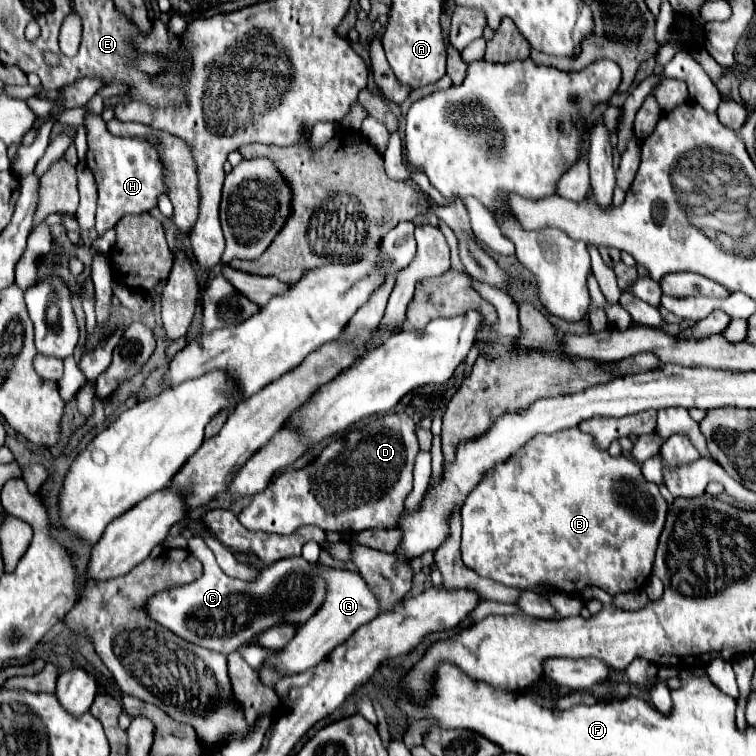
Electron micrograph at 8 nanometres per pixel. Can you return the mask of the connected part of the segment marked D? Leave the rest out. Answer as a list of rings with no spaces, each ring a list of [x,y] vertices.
[[[406,413],[384,415],[358,431],[350,431],[346,437],[334,439],[314,459],[314,463],[298,471],[284,471],[278,477],[274,477],[264,491],[252,497],[250,505],[240,513],[238,519],[246,529],[276,535],[290,535],[304,525],[314,525],[322,531],[336,531],[342,535],[354,535],[366,529],[392,527],[404,507],[404,499],[412,491],[412,469],[418,451],[420,449],[414,421]]]

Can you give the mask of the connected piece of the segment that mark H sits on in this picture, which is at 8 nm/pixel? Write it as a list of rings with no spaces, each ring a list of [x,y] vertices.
[[[92,111],[84,117],[84,129],[88,139],[86,163],[98,183],[96,233],[102,237],[108,229],[114,229],[124,215],[148,213],[158,205],[158,197],[168,191],[166,171],[154,141],[142,137],[114,137],[108,133],[104,119]]]

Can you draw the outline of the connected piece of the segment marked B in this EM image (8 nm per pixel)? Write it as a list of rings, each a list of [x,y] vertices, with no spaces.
[[[578,427],[576,429],[564,429],[556,435],[536,435],[536,439],[530,439],[516,455],[512,455],[510,459],[506,459],[502,463],[496,463],[492,473],[484,475],[480,479],[480,483],[466,497],[464,507],[462,507],[462,525],[464,525],[464,529],[462,529],[462,561],[472,571],[476,571],[478,575],[488,577],[488,579],[498,581],[498,583],[508,585],[508,587],[530,589],[534,585],[546,585],[548,583],[548,587],[572,593],[572,591],[582,591],[586,585],[592,585],[592,587],[604,589],[608,595],[628,593],[628,591],[644,587],[646,579],[652,575],[654,553],[658,547],[660,531],[662,531],[664,521],[666,521],[666,511],[668,511],[668,505],[662,499],[658,485],[644,481],[636,461],[630,461],[624,455],[610,457],[608,451],[600,451],[600,449],[592,447],[592,437],[584,435]]]

